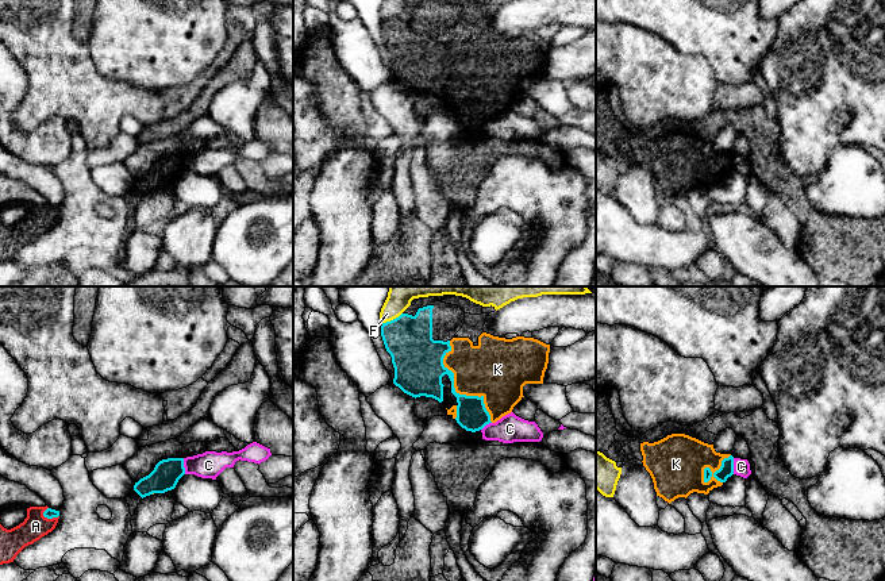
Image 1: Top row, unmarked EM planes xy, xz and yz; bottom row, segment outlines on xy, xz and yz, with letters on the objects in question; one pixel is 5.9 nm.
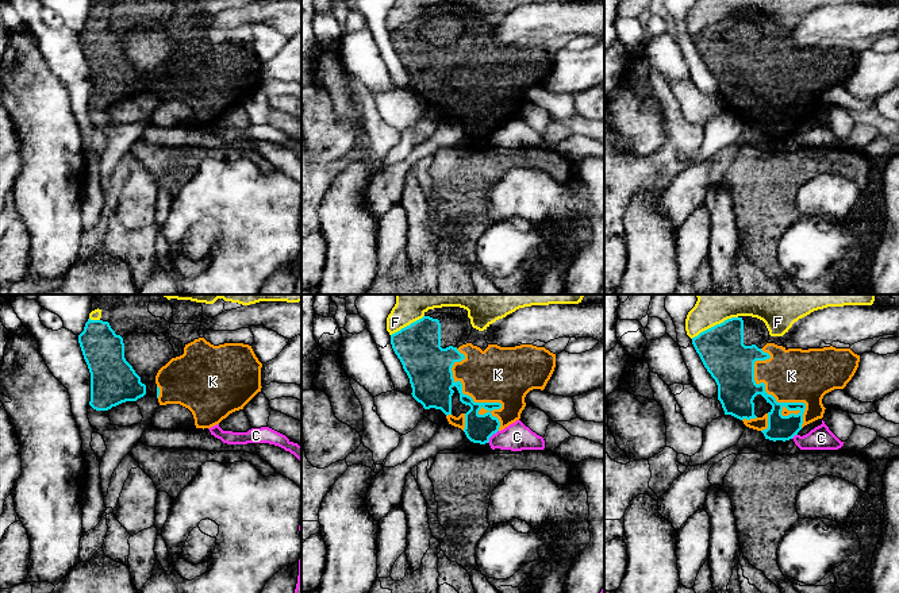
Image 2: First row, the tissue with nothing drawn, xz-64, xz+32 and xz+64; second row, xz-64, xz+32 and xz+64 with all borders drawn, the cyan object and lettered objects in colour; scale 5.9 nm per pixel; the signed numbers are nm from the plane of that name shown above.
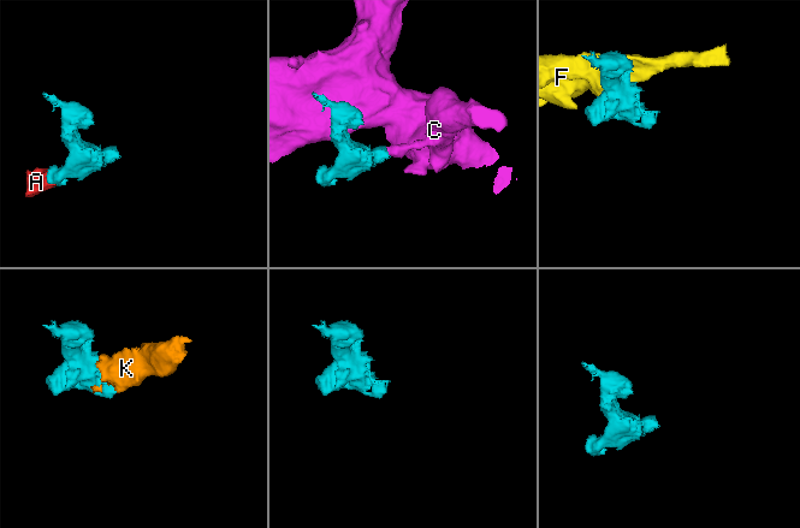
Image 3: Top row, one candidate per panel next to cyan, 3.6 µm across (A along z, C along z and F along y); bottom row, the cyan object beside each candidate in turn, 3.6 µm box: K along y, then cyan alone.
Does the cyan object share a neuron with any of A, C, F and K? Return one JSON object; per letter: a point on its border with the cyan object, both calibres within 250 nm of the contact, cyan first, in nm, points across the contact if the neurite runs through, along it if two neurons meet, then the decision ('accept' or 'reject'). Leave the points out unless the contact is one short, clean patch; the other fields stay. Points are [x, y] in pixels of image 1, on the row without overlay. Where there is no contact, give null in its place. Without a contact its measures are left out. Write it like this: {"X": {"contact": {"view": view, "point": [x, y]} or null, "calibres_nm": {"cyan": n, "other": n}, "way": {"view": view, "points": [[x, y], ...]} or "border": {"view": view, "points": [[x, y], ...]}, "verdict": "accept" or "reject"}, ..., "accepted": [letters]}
{"A": {"contact": {"view": "xy", "point": [50, 215]}, "calibres_nm": {"cyan": 60, "other": 150}, "way": {"view": "xy", "points": [[49, 210], [50, 215], [41, 218], [35, 223]]}, "verdict": "accept"}, "C": {"contact": {"view": "xy", "point": [183, 164]}, "calibres_nm": {"cyan": 160, "other": 160}, "border": {"view": "xy", "points": [[183, 156], [185, 170]]}, "verdict": "reject"}, "F": {"contact": {"view": "xz", "point": [393, 16]}, "calibres_nm": {"cyan": 280, "other": 110}, "verdict": "reject"}, "K": {"contact": {"view": "xz", "point": [456, 89]}, "calibres_nm": {"cyan": 280, "other": 320}, "verdict": "accept"}, "accepted": ["A", "K"]}

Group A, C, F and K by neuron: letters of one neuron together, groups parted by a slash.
A K / C / F

